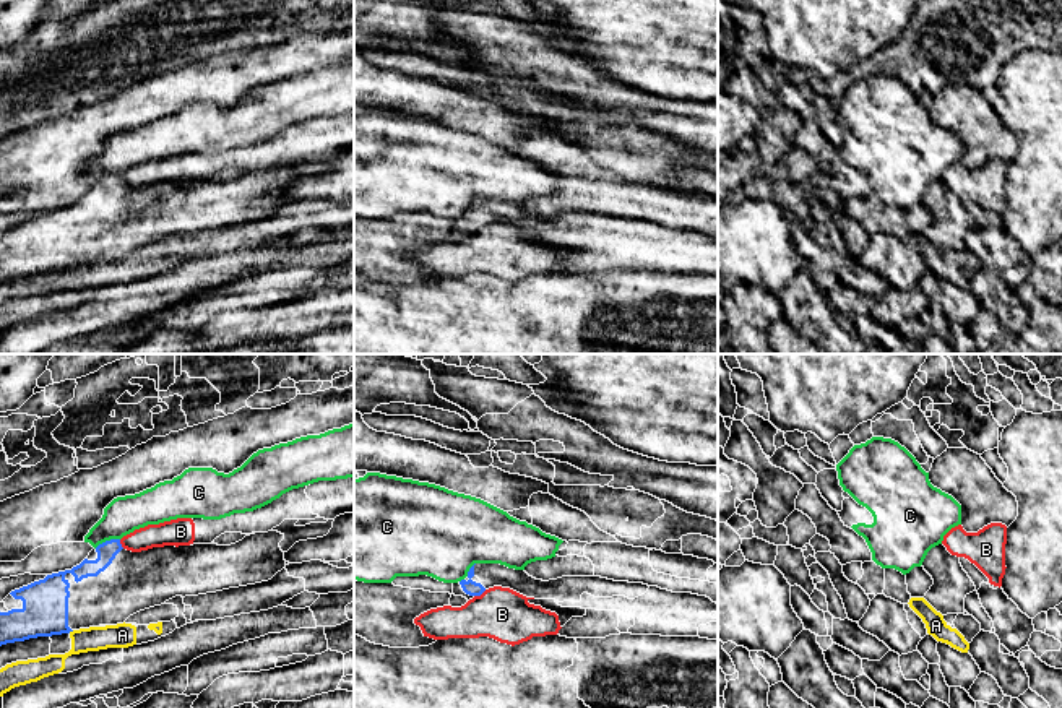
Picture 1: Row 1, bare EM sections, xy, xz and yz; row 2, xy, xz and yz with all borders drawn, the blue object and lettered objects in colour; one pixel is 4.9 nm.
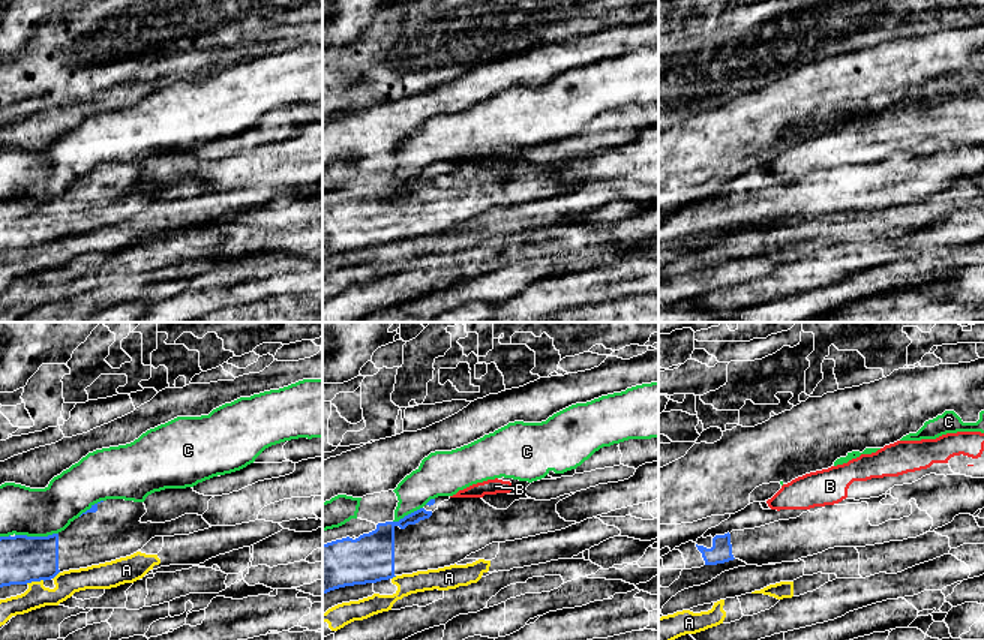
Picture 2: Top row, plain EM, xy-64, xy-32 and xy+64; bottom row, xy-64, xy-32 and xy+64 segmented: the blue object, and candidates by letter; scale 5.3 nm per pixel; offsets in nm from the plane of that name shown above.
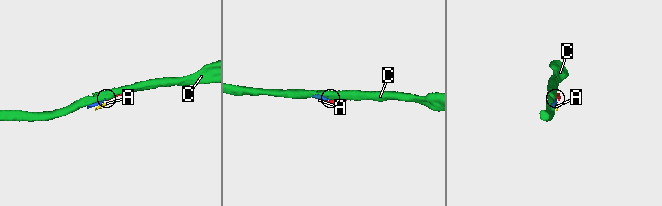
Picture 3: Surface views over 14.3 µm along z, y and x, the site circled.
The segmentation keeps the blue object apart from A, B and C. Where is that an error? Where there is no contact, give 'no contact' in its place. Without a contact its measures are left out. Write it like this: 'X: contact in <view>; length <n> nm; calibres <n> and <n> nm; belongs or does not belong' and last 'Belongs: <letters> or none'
A: contact in xy; length 30 nm; calibres 220 and 120 nm; does not belong
B: contact in xz; length 70 nm; calibres 70 and 260 nm; does not belong
C: contact in xy; length 140 nm; calibres 100 and 180 nm; does not belong
Belongs: none

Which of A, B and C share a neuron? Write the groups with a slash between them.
A / B / C

